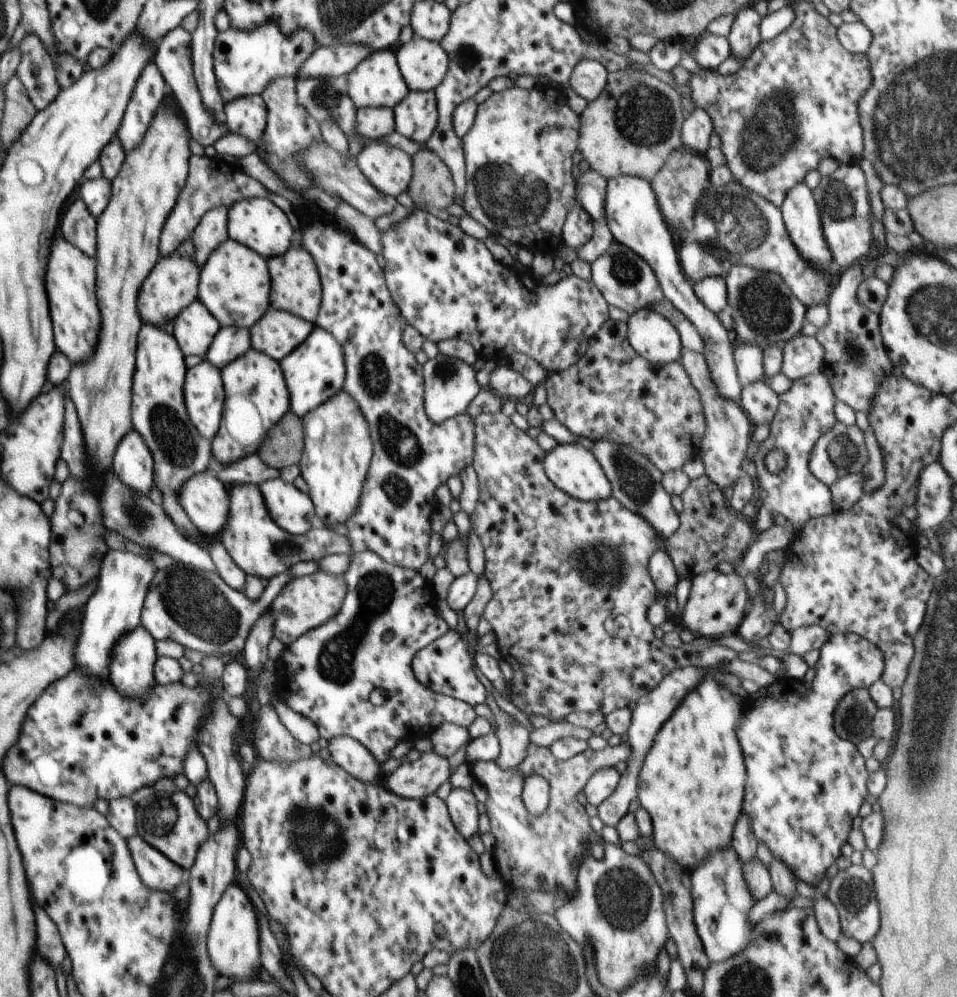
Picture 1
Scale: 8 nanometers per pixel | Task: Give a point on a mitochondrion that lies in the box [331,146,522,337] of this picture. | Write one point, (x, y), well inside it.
(415, 272)

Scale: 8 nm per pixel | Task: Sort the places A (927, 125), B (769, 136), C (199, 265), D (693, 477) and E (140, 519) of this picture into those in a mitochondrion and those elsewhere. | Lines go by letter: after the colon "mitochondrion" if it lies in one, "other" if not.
A: mitochondrion
B: mitochondrion
C: other
D: other
E: mitochondrion

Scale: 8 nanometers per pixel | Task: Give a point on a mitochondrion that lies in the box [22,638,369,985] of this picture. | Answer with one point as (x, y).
(157, 819)

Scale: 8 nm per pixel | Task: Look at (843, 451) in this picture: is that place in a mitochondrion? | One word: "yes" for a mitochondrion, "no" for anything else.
yes

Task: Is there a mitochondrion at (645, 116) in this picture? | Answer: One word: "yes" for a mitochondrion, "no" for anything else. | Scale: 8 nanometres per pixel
yes

